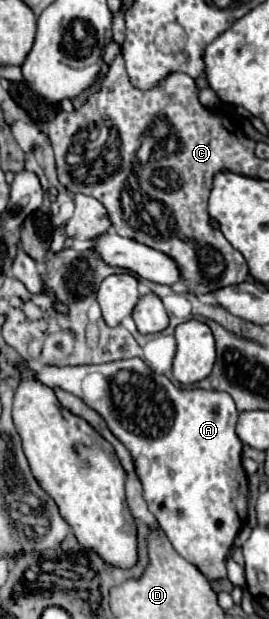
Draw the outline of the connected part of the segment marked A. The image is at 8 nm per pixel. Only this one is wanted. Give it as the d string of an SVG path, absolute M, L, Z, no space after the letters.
M141 358L63 368L47 364L35 370L35 380L49 388L63 388L79 396L87 406L105 418L113 436L131 452L137 476L143 484L143 498L159 520L159 526L171 546L187 562L195 564L203 576L211 580L225 578L225 558L249 512L247 474L241 466L243 442L235 432L239 410L231 396L219 390L179 388L165 374L153 372Z

